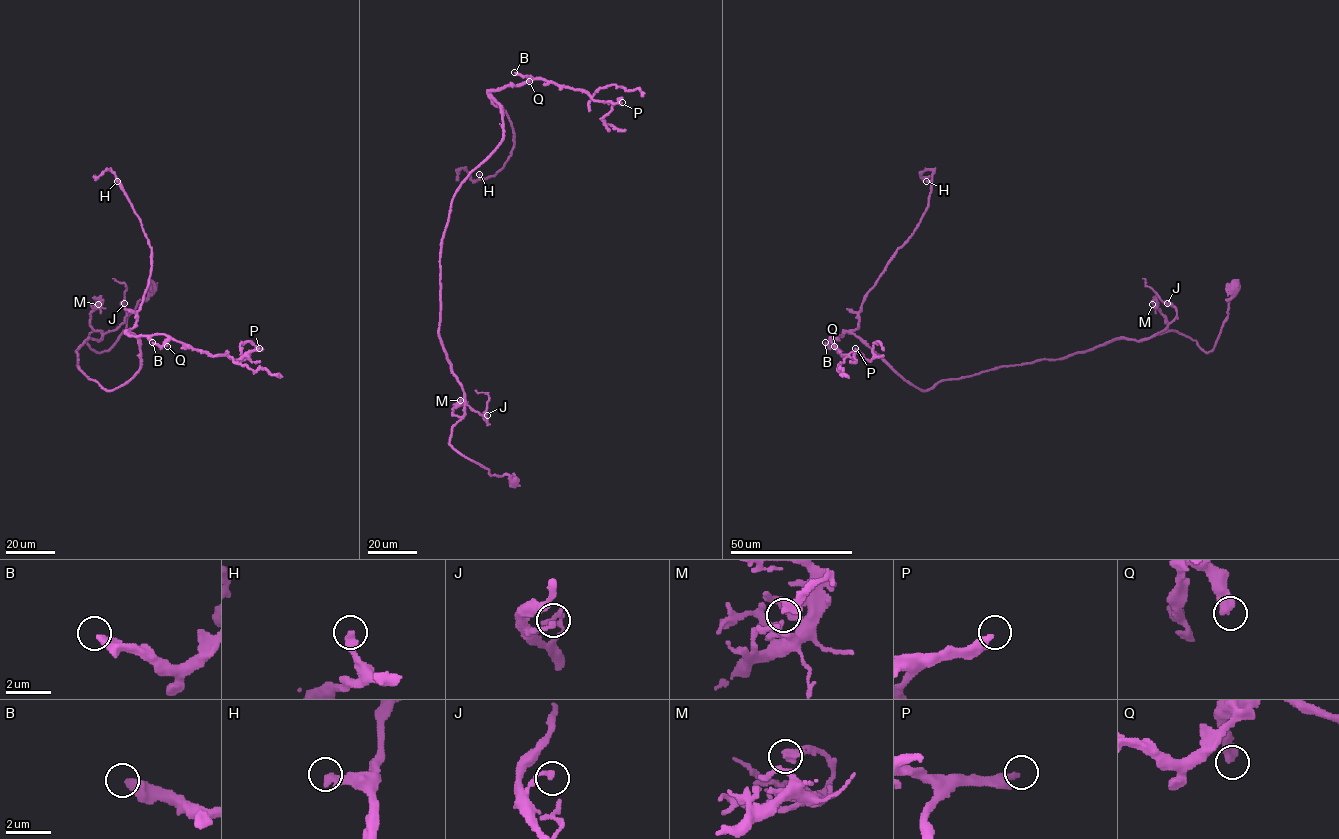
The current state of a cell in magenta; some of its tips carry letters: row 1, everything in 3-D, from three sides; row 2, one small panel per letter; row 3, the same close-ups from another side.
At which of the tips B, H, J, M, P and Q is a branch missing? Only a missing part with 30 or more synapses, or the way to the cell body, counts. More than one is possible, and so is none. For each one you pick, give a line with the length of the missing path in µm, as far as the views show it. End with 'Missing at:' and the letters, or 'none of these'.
P: about 25 µm are missing
Missing at: P

